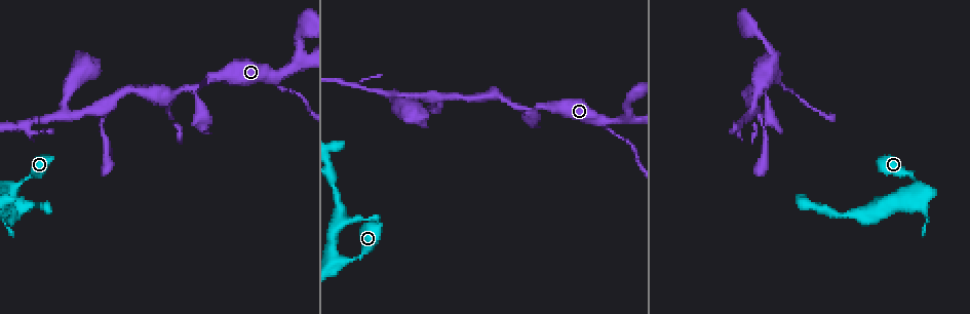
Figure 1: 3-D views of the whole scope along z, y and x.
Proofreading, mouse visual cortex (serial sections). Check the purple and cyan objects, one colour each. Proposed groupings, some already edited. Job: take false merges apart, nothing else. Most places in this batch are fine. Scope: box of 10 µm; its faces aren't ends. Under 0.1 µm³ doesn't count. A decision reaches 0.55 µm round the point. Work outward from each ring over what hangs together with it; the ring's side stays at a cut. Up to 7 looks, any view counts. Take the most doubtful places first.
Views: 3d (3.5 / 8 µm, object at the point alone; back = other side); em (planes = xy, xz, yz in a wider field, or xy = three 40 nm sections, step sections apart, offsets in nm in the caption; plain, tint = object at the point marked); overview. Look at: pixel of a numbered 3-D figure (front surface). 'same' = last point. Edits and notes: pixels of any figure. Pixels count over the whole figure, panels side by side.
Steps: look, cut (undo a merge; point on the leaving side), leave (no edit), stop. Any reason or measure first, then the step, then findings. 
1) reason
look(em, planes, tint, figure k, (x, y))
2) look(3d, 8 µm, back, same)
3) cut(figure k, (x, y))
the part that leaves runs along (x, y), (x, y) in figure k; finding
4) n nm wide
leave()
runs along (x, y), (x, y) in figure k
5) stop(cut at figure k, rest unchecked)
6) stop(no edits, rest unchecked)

branch point
look(3d, 3.5 µm, back, figure 1, (194, 87))

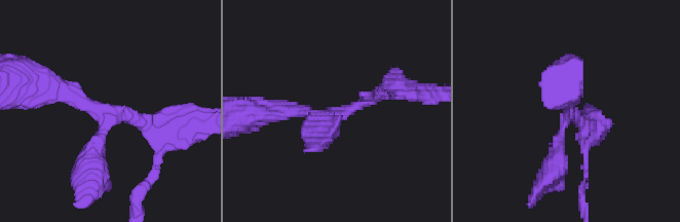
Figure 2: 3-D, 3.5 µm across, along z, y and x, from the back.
3 arms; arms of 200, 250, 300 nm
look(em, xy, step 3, tint, figure 2, (108, 117))

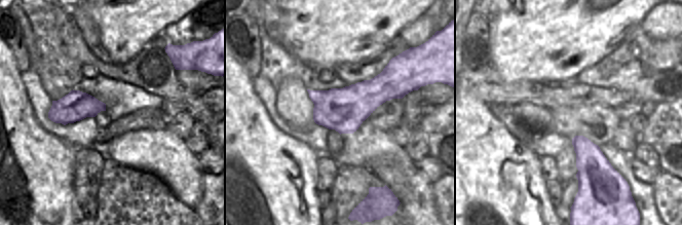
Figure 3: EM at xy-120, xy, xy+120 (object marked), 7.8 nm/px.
leave()
all the same cell

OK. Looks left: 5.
look(3d, 3.5 µm, figure 1, (607, 125))

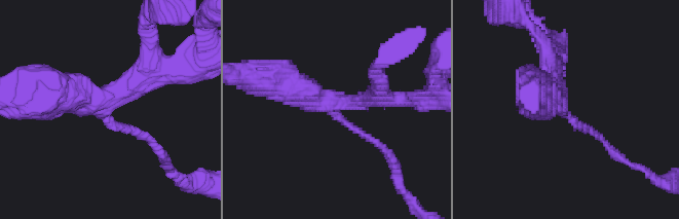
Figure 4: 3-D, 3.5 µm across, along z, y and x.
3 arms; arms of 100, 250, 450 nm
look(em, planes, tint, figure 4, (105, 116))

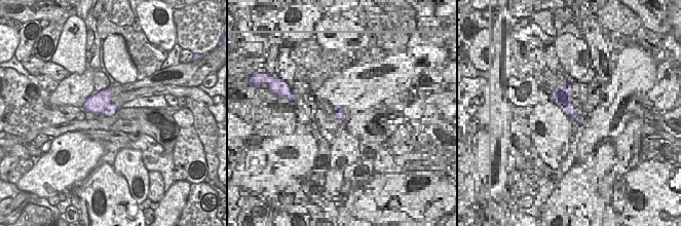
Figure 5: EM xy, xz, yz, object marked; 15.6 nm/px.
320 nm wide
leave()
runs along (281, 82), (385, 150) in figure 4; one cell here

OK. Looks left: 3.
three arms meet
look(3d, 3.5 µm, figure 1, (751, 113))

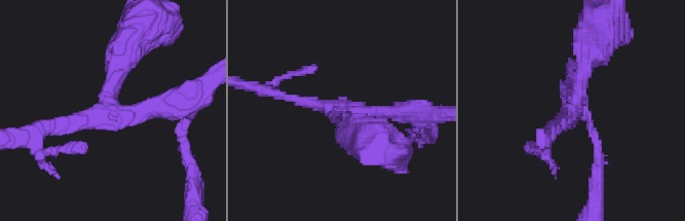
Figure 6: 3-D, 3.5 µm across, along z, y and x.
3 arms; arms of 150, 250, 250 nm; need the tissue
look(em, xy, step 5, tint, figure 6, (111, 115))

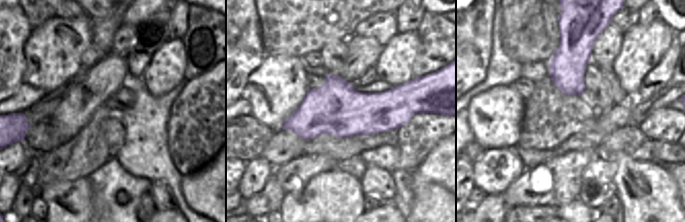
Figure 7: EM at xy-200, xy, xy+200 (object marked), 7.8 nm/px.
leave()
runs along (182, 104), (112, 114), (121, 50) in figure 6; all the same cell

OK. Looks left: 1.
stop(no edits, rest unchecked)

